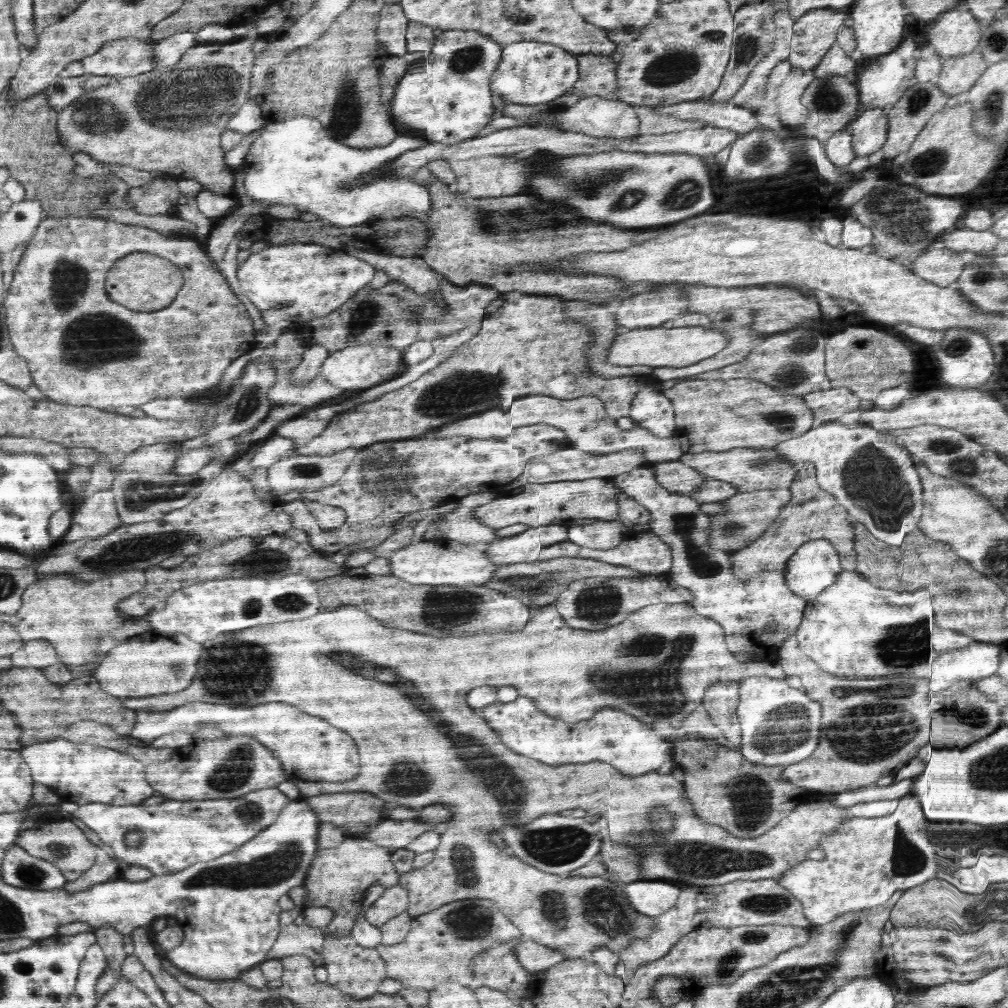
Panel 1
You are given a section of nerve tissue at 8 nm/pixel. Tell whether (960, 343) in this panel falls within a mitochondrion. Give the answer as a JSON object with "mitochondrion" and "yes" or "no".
{"mitochondrion":"yes"}

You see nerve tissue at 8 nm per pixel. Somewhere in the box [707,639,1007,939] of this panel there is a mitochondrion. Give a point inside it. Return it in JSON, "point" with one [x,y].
{"point":[879,730]}

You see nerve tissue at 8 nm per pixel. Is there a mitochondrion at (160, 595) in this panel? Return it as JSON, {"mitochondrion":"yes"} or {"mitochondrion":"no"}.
{"mitochondrion":"no"}

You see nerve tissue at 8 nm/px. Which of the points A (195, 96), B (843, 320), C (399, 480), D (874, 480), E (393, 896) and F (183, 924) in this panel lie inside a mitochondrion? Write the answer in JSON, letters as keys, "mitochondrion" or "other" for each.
{"A":"mitochondrion","B":"other","C":"mitochondrion","D":"mitochondrion","E":"other","F":"other"}

